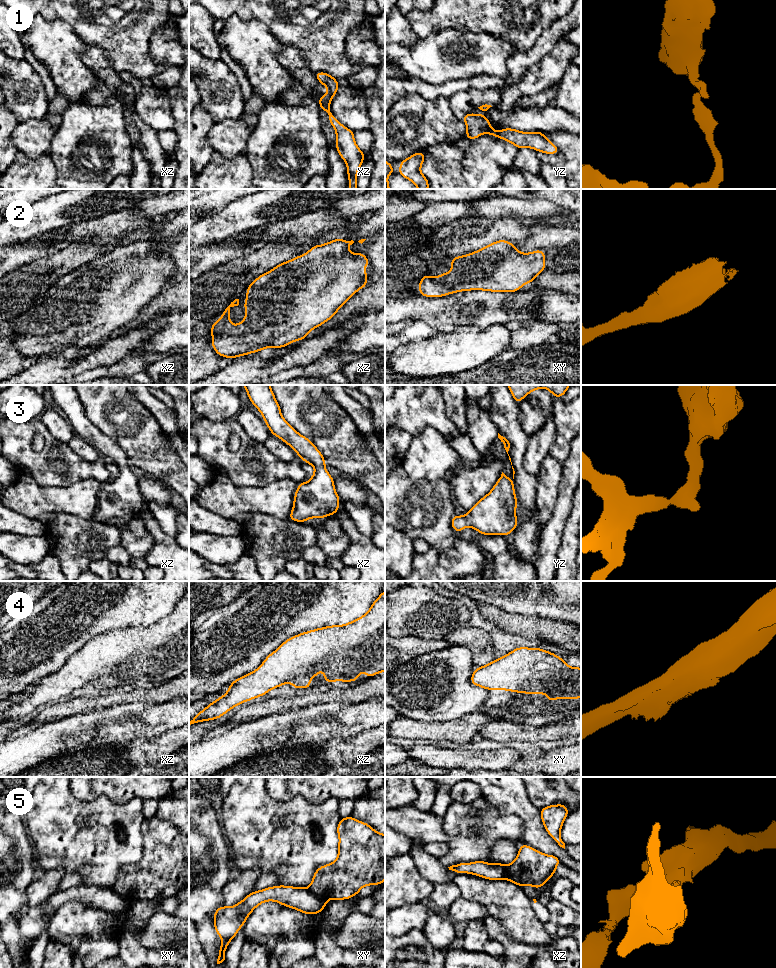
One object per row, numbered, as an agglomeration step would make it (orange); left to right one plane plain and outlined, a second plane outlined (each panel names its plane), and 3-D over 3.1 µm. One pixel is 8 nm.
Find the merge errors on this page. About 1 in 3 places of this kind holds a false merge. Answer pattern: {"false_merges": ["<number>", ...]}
{"false_merges": ["1", "5"]}

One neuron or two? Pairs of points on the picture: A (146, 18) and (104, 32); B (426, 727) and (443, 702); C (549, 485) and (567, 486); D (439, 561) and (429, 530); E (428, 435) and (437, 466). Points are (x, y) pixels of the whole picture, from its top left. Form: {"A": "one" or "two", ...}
{"A": "one", "B": "two", "C": "two", "D": "two", "E": "one"}

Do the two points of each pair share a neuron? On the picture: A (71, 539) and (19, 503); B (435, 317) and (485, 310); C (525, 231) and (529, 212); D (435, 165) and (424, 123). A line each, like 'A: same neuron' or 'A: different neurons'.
A: different neurons
B: same neuron
C: different neurons
D: different neurons

